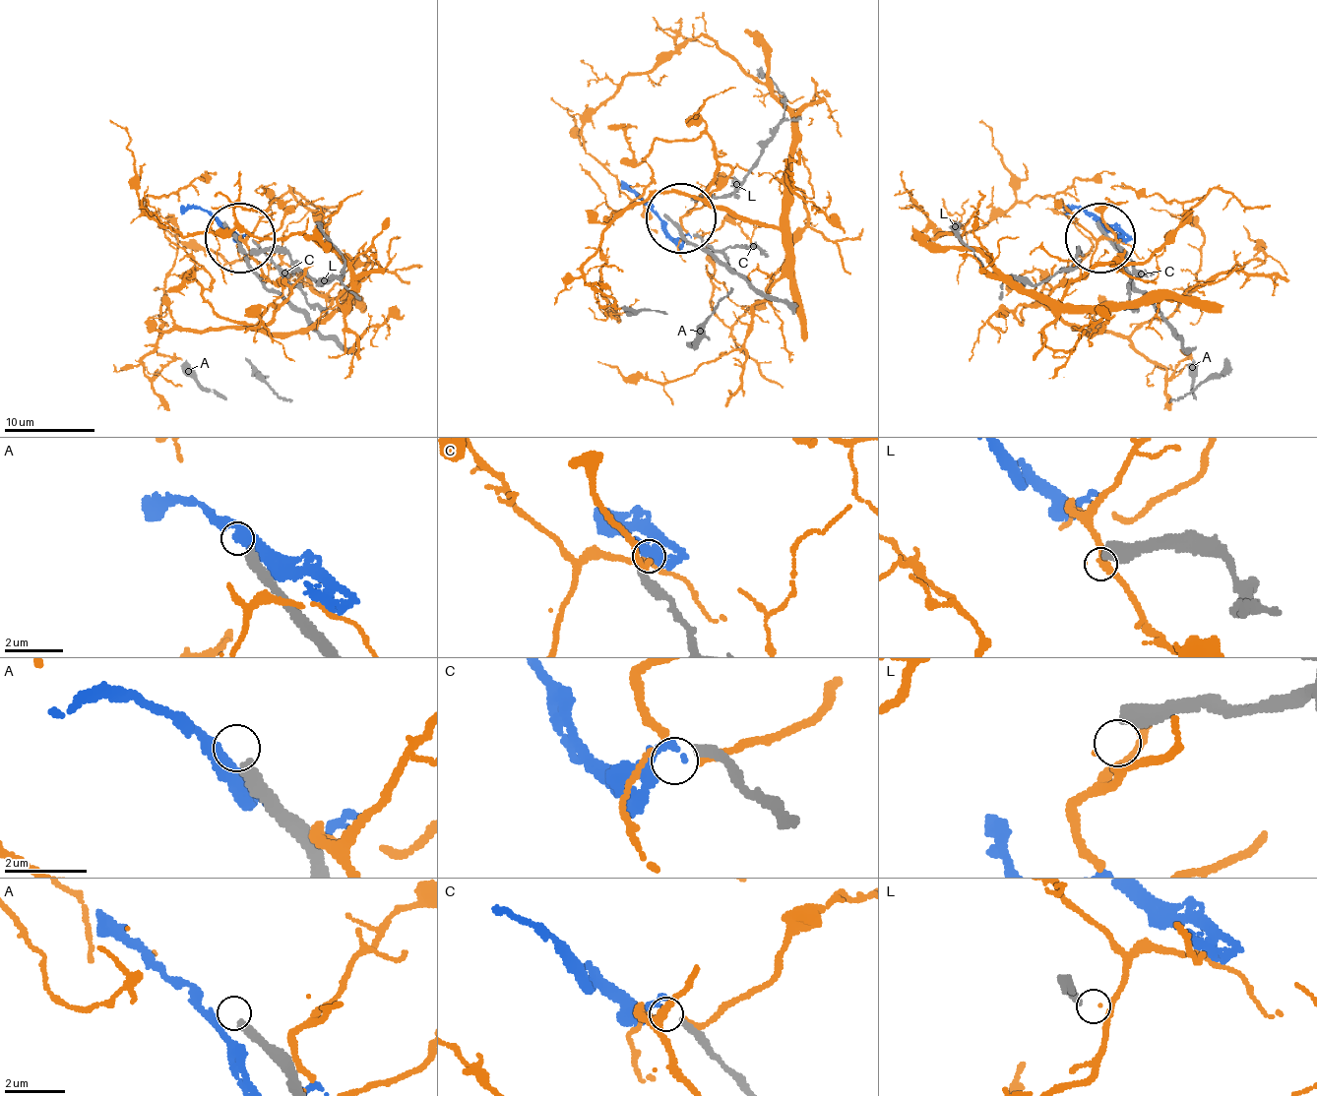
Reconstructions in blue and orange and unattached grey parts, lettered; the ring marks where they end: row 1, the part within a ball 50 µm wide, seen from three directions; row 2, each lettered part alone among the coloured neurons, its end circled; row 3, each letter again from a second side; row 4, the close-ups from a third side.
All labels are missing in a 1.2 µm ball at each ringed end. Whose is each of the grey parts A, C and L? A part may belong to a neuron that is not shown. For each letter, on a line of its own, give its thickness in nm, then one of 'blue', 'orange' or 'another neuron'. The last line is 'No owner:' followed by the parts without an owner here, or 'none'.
A: calibre 320 nm; another neuron
C: calibre 240 nm; blue
L: calibre 400 nm; another neuron
No owner: A, L

